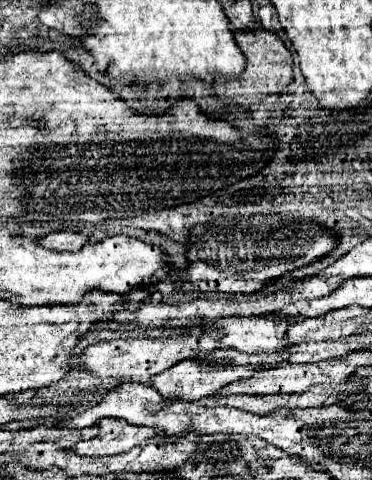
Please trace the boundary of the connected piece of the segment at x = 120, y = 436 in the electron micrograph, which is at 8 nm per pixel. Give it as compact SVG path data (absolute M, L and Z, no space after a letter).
M103 419L99 421L99 435L95 439L79 441L69 451L79 453L79 455L89 455L89 457L117 455L161 435L163 431L153 429L153 427L135 427L123 419Z

